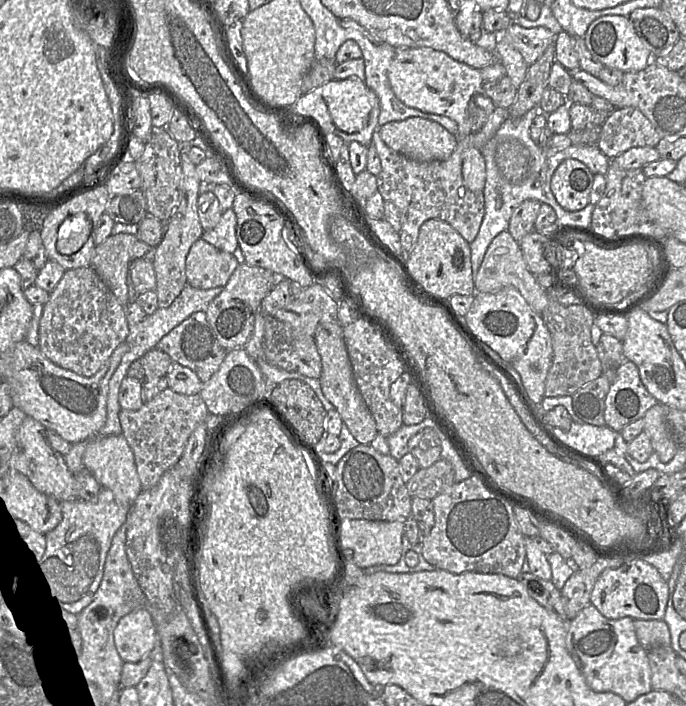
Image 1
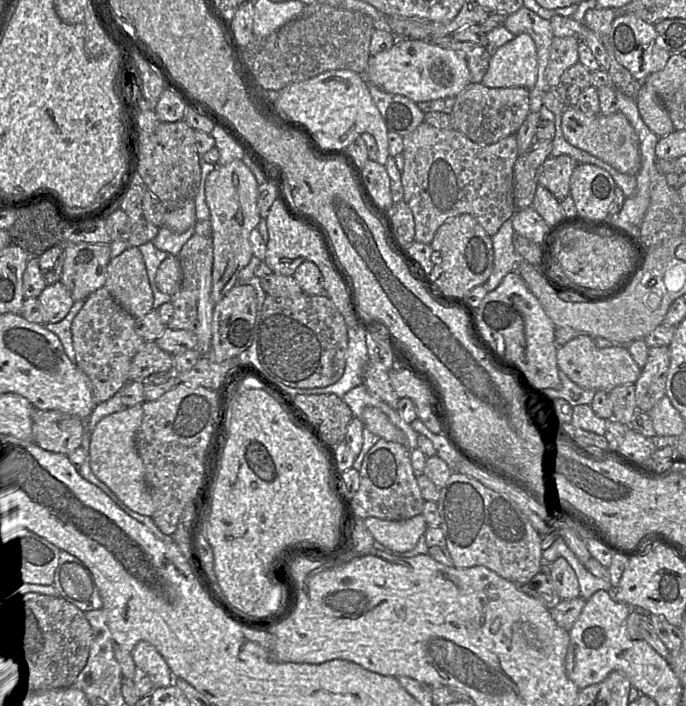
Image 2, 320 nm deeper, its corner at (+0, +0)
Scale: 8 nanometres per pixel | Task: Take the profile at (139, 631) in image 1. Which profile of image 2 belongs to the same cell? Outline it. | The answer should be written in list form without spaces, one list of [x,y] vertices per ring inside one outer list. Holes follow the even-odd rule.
[[[139,642],[132,650],[133,661],[137,668],[143,670],[154,688],[165,688],[174,683],[174,676],[164,658],[148,642]]]

